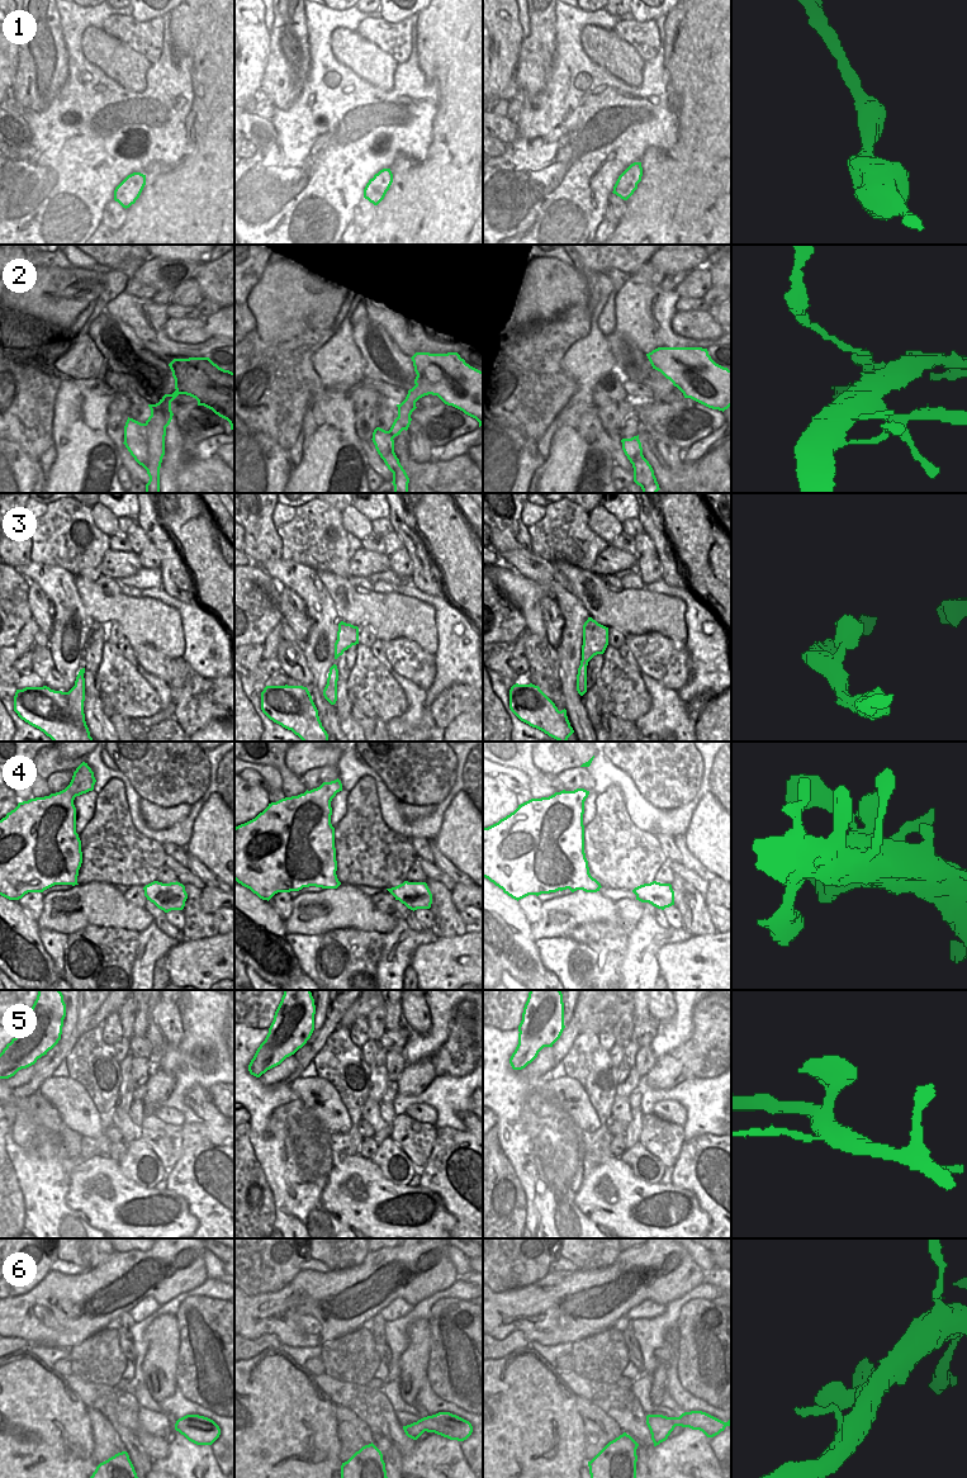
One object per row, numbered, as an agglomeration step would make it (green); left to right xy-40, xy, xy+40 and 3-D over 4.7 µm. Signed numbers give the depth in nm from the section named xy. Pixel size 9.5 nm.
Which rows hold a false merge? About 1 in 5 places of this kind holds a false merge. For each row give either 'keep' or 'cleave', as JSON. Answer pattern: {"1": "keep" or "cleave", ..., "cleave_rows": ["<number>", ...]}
{"1": "keep", "2": "cleave", "3": "keep", "4": "keep", "5": "keep", "6": "keep", "cleave_rows": ["2"]}

